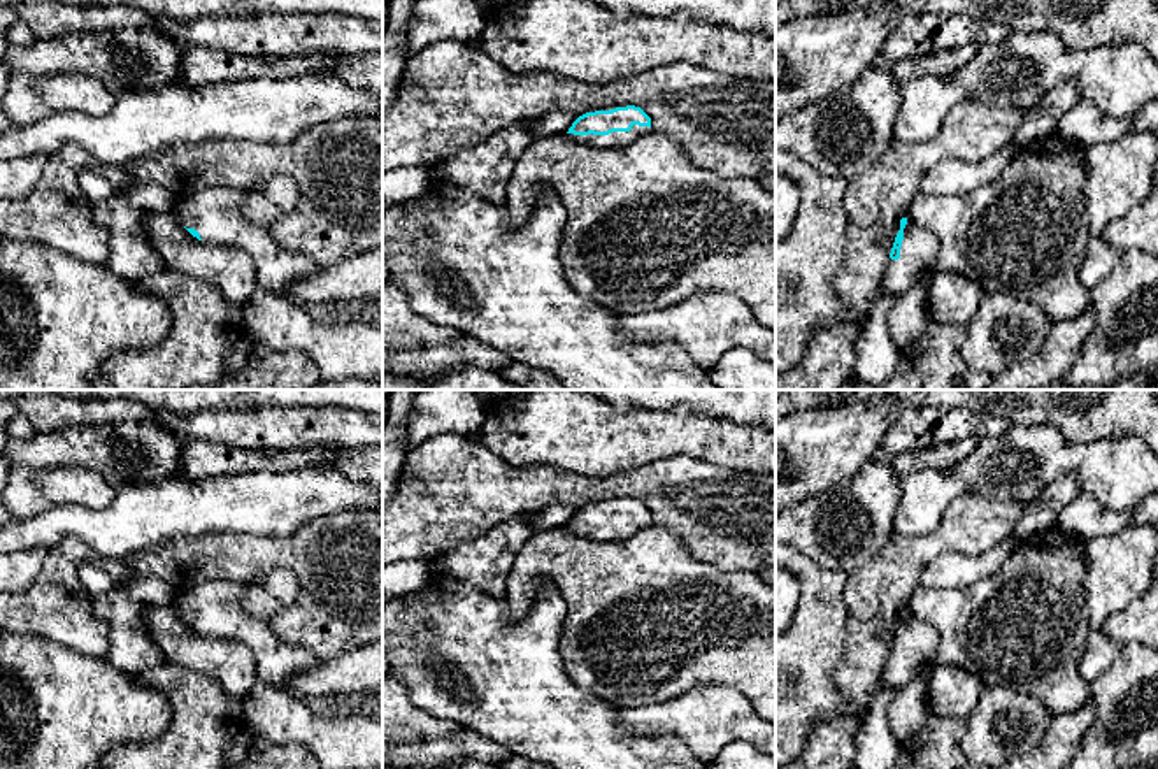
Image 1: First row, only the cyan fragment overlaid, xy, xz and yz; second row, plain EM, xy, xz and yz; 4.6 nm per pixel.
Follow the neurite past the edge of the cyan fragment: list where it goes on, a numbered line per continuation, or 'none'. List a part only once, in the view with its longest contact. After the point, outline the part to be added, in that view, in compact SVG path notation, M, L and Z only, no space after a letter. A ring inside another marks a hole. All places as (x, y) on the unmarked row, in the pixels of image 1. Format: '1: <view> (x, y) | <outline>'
1: xz (616, 532) | M633 518L630 525L612 525L609 528L574 528L565 527L570 535L579 539L590 539L595 543L619 543L640 532L642 528L653 525L649 520Z

